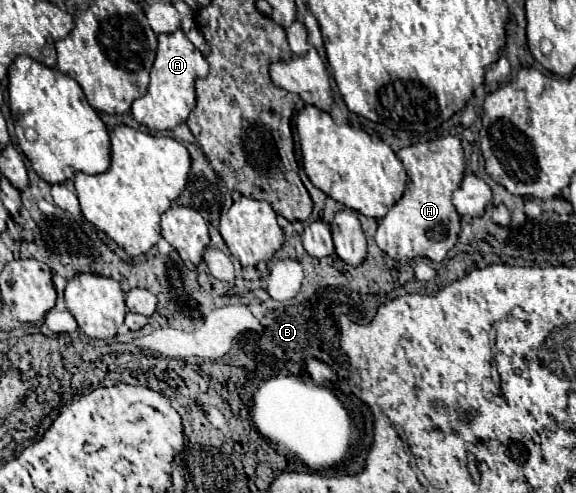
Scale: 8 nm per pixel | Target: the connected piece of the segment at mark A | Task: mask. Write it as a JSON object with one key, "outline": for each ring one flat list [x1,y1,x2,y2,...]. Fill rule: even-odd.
{"outline":[[176,30,172,34,160,34,158,36,158,54,154,60,154,66,150,70,150,86,148,92,134,100,132,104,132,116,138,124,146,126,148,130,164,132,172,130,176,124,186,122,188,114,196,106,196,92,194,82,198,78,204,78,208,74,208,62,200,54,200,50,186,38,182,30]]}

